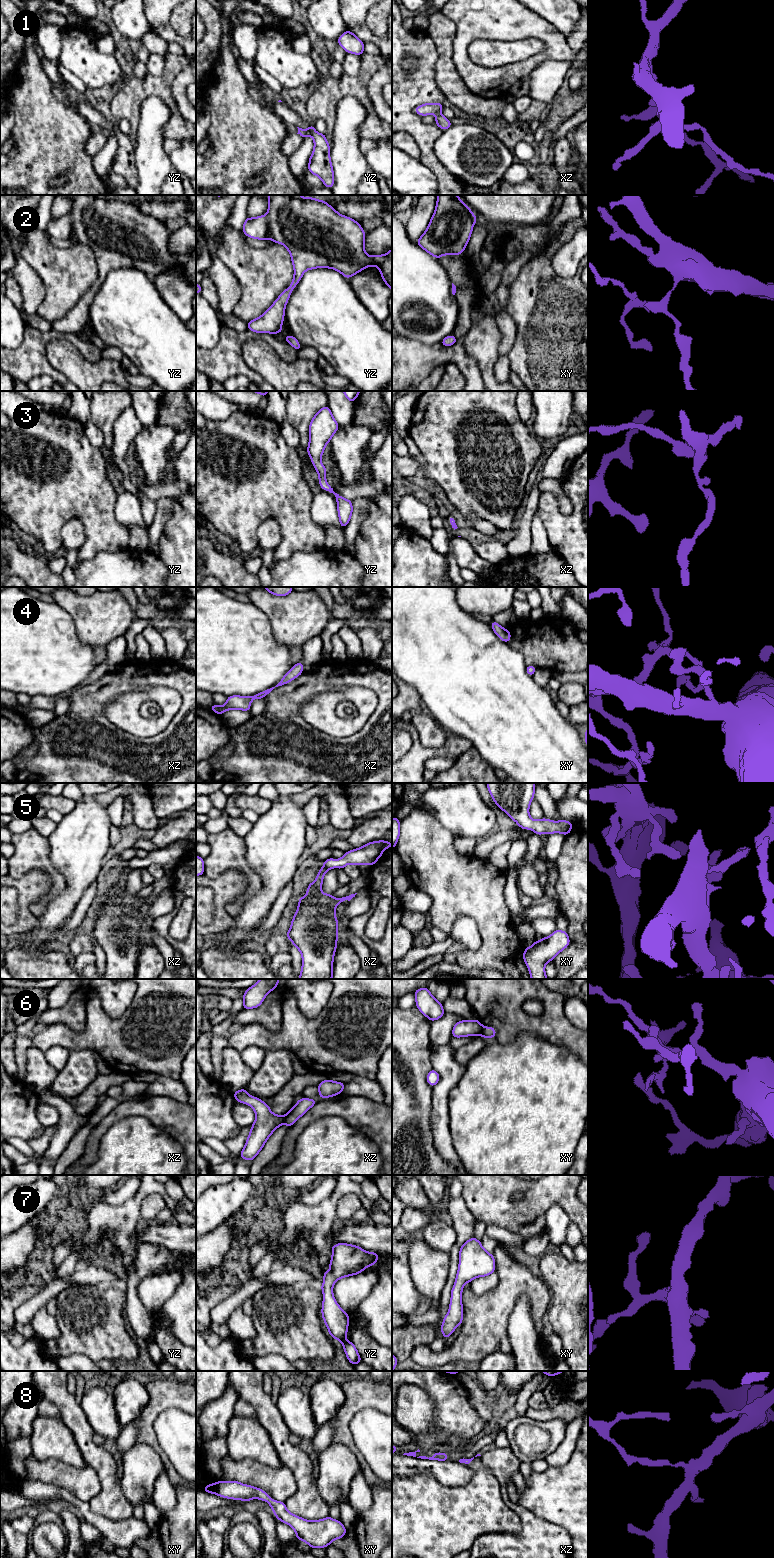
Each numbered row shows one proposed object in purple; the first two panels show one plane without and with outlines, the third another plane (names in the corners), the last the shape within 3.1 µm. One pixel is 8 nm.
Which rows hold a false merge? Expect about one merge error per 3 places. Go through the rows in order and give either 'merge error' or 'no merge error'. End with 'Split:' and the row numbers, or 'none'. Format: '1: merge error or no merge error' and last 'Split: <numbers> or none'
1: no merge error
2: no merge error
3: no merge error
4: no merge error
5: no merge error
6: merge error
7: no merge error
8: no merge error
Split: 6

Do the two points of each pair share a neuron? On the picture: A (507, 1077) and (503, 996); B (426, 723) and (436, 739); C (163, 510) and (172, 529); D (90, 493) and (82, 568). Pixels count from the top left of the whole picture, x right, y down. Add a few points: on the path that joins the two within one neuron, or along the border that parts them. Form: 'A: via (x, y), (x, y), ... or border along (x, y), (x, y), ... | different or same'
A: border along (526, 1032), (520, 1032), (506, 1043), (496, 1042) | different
B: via (427, 727), (432, 735) | same
C: border along (170, 498), (171, 514), (164, 524), (158, 541) | different
D: border along (104, 550), (89, 559), (80, 561) | different

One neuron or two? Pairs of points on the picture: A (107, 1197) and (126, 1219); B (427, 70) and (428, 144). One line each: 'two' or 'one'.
A: two
B: one

